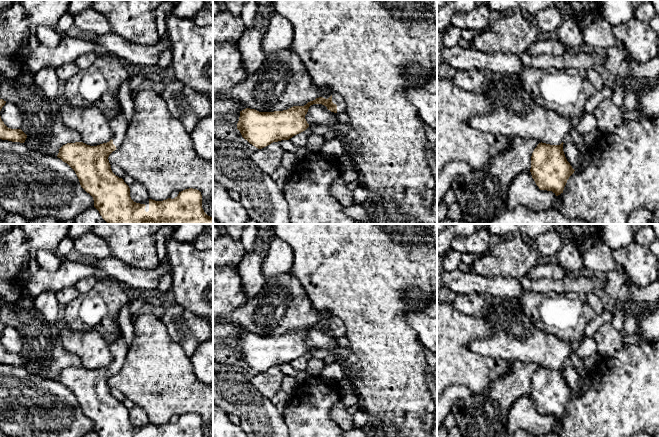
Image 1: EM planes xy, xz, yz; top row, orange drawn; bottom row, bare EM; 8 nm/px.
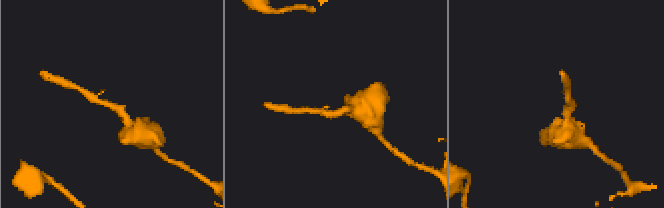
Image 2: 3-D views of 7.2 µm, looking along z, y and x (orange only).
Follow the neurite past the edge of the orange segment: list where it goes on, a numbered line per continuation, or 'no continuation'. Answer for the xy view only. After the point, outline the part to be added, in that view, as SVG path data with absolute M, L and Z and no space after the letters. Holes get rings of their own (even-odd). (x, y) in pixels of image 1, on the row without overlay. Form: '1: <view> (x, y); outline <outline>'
1: xy (117, 346); outline M119 330L119 334L116 338L107 337L107 339L109 350L113 356L113 368L118 372L124 364L128 347L121 330Z

